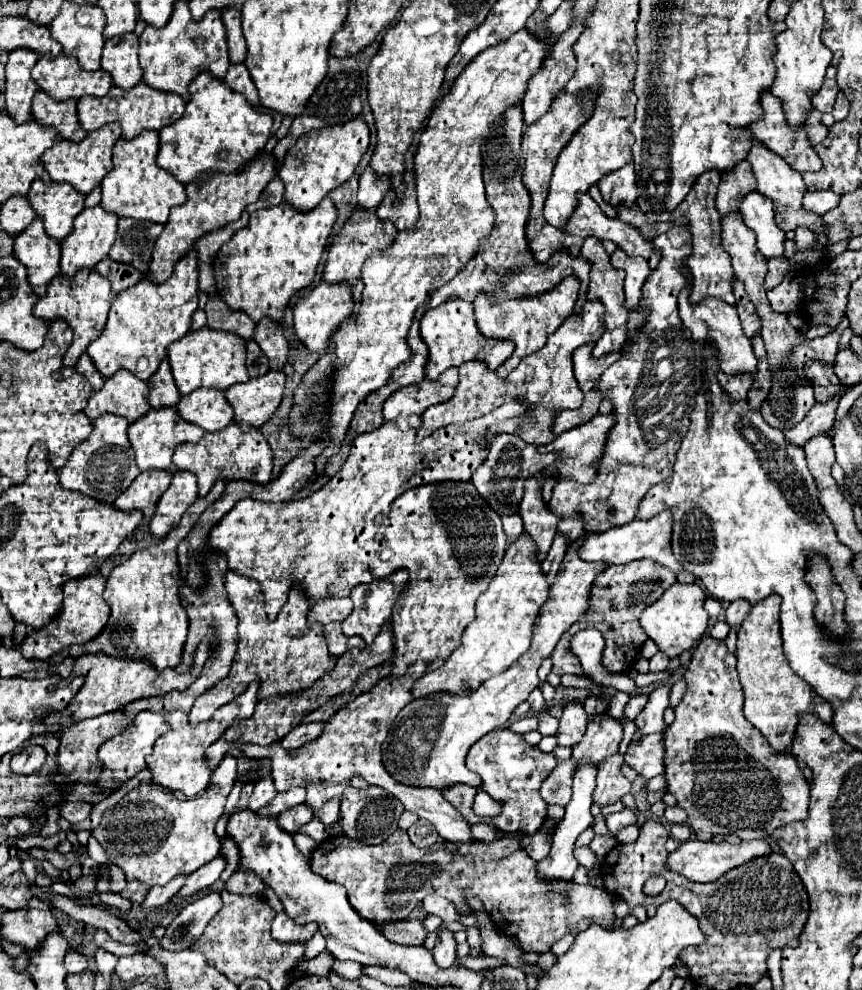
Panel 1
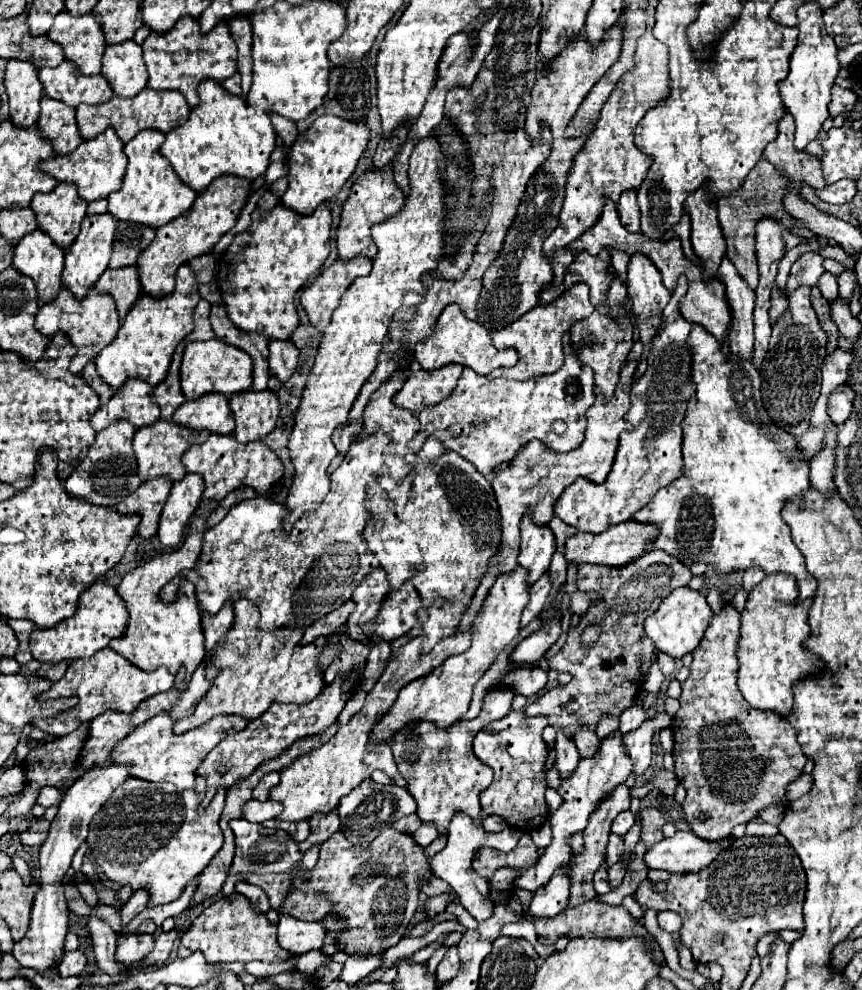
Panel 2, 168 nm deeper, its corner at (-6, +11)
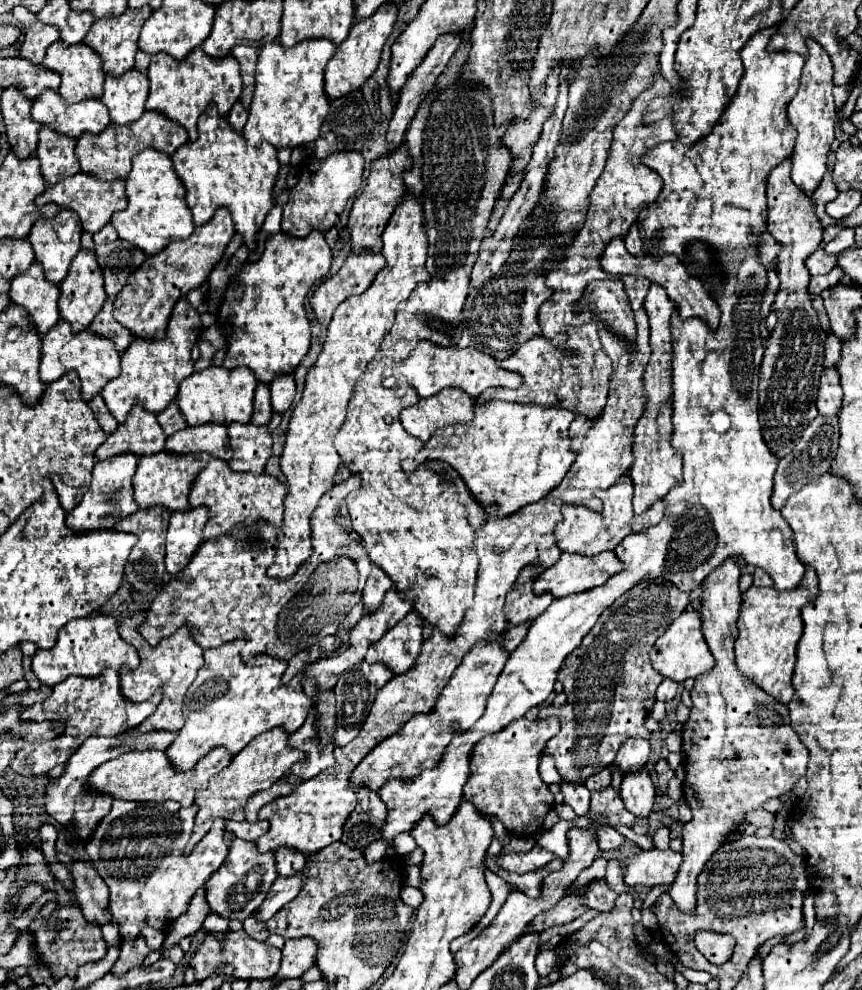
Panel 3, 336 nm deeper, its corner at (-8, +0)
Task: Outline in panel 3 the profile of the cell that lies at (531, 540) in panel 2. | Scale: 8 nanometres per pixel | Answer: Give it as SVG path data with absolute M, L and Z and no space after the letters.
M526 567L516 583L516 591L508 593L504 615L510 625L522 625L528 621L532 623L554 601L552 595L542 595L540 599L532 595L532 579L536 579L534 573L538 571L538 567Z

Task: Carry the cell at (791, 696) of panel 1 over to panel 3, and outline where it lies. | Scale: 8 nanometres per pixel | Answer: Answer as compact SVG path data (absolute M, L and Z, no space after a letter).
M806 565L806 575L800 587L790 591L778 591L774 587L750 587L742 595L742 609L738 617L736 639L736 665L752 681L760 683L768 695L790 703L792 699L792 673L796 663L796 645L802 637L800 609L818 595L816 571Z

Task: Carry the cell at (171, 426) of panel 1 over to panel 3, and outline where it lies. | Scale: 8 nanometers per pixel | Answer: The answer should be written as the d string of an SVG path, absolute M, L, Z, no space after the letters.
M150 455L148 459L138 459L138 469L132 479L134 483L134 501L140 509L148 507L164 507L168 511L188 511L188 493L198 473L206 467L210 455Z

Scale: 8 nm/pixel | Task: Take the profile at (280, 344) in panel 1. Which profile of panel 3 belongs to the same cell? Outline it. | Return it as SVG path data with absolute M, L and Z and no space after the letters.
M278 375L270 383L270 393L272 393L272 411L278 415L286 413L294 401L294 393L296 393L294 377L292 375Z

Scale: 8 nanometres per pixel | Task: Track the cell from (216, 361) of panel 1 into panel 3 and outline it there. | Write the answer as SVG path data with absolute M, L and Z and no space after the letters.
M210 367L204 371L194 373L192 377L184 379L180 383L178 391L178 407L190 427L204 425L204 423L248 423L252 419L252 401L254 401L254 389L258 381L248 371L248 367L236 367L232 371L224 367Z

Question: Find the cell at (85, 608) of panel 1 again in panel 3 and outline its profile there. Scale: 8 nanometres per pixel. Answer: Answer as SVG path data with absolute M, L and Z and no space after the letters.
M92 615L88 619L78 619L66 623L58 631L58 641L50 651L36 651L32 657L32 671L40 679L42 685L54 687L56 683L64 681L68 675L80 677L98 677L104 669L136 669L140 665L140 657L136 649L126 645L118 633L116 621L108 615Z

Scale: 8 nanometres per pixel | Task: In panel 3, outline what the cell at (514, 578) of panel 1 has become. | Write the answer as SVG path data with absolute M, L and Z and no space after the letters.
M500 635L494 643L478 643L462 661L462 665L454 671L452 679L444 687L436 711L432 715L418 715L412 717L400 735L394 735L392 739L384 739L380 747L372 749L360 765L352 771L350 783L352 785L362 785L370 791L380 791L382 785L390 779L414 779L426 769L436 769L438 763L442 761L442 755L452 741L454 735L460 735L468 731L484 713L486 709L486 699L492 693L496 679L500 671L504 669L504 663L508 659L508 653L500 647L504 635Z

